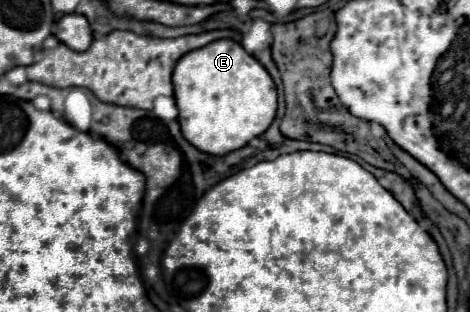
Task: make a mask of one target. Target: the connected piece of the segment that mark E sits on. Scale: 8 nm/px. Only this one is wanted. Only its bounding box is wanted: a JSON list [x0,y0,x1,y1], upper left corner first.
[172,40,278,156]

